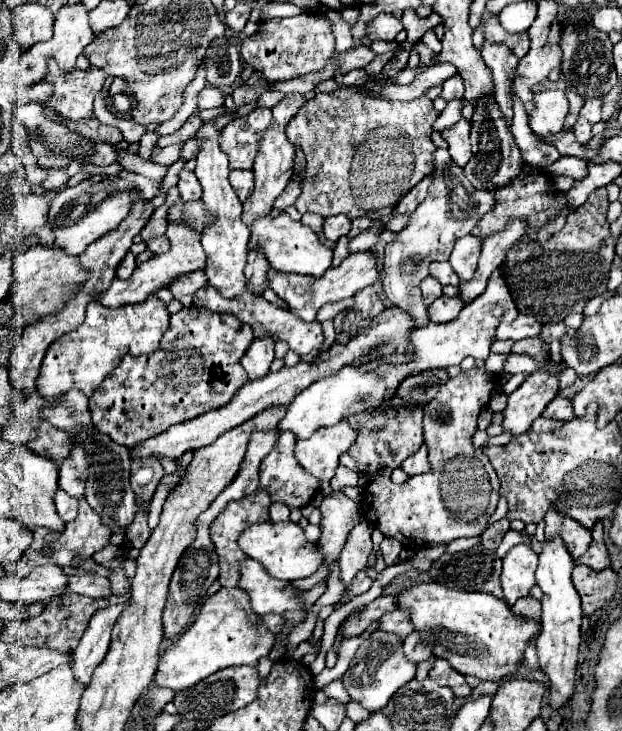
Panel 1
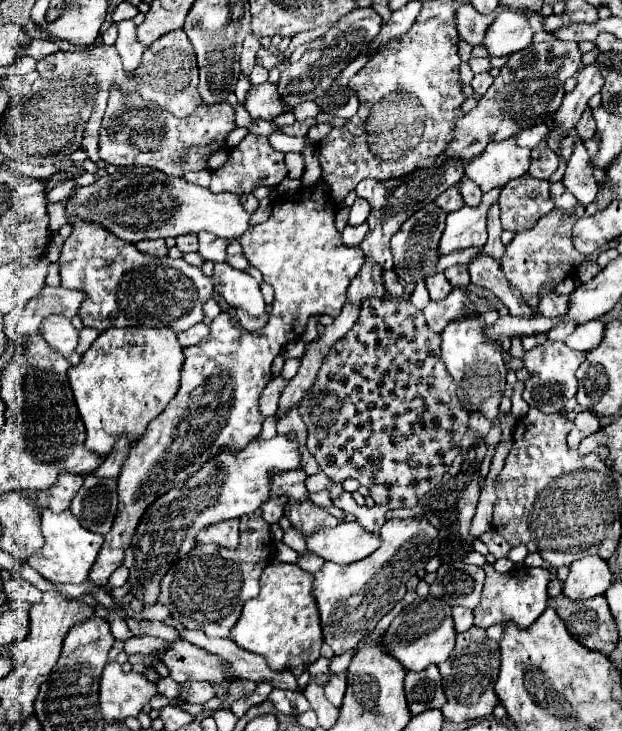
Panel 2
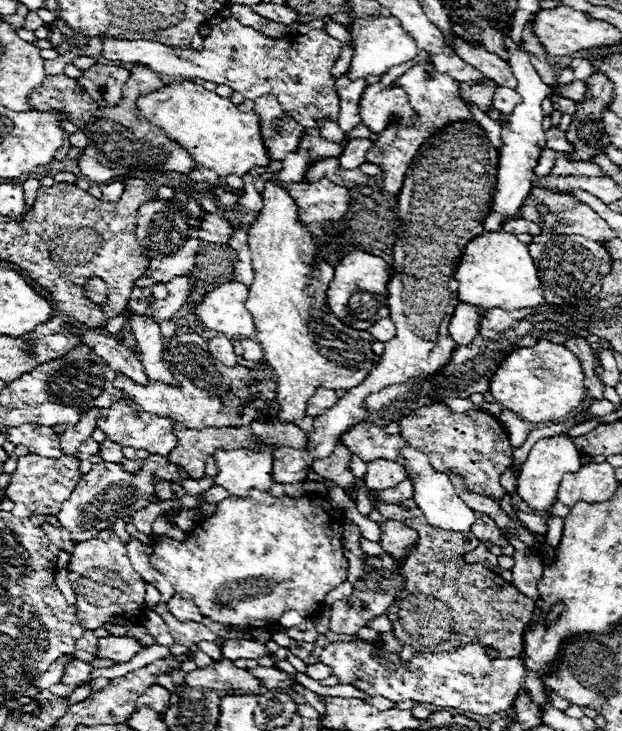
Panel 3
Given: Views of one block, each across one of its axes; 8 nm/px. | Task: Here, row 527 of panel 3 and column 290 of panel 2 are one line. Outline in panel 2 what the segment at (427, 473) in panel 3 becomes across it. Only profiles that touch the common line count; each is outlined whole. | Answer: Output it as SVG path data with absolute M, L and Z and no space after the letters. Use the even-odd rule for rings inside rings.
M276 434L270 440L256 438L238 452L228 448L222 450L204 462L188 480L158 496L158 500L146 508L146 516L138 522L132 542L124 552L124 564L128 566L130 582L134 584L132 594L144 600L144 604L154 604L160 592L160 576L164 576L172 562L194 548L194 536L198 530L214 522L256 512L270 498L270 472L280 474L300 468L302 454L298 440L288 434Z

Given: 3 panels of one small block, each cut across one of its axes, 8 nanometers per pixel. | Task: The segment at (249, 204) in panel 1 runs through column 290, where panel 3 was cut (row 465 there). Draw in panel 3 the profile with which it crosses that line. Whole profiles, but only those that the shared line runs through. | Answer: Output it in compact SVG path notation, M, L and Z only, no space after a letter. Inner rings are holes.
M150 454L142 464L140 474L136 474L136 476L124 472L120 468L120 464L112 464L112 462L94 464L88 474L82 474L80 484L76 486L76 492L72 492L72 496L64 502L64 508L58 512L56 518L58 518L60 526L70 532L70 538L76 544L84 542L84 540L92 540L104 528L112 528L112 524L118 518L124 518L132 512L138 512L140 508L148 506L148 496L154 494L152 476L162 476L162 480L180 484L178 466L168 462L166 456Z

